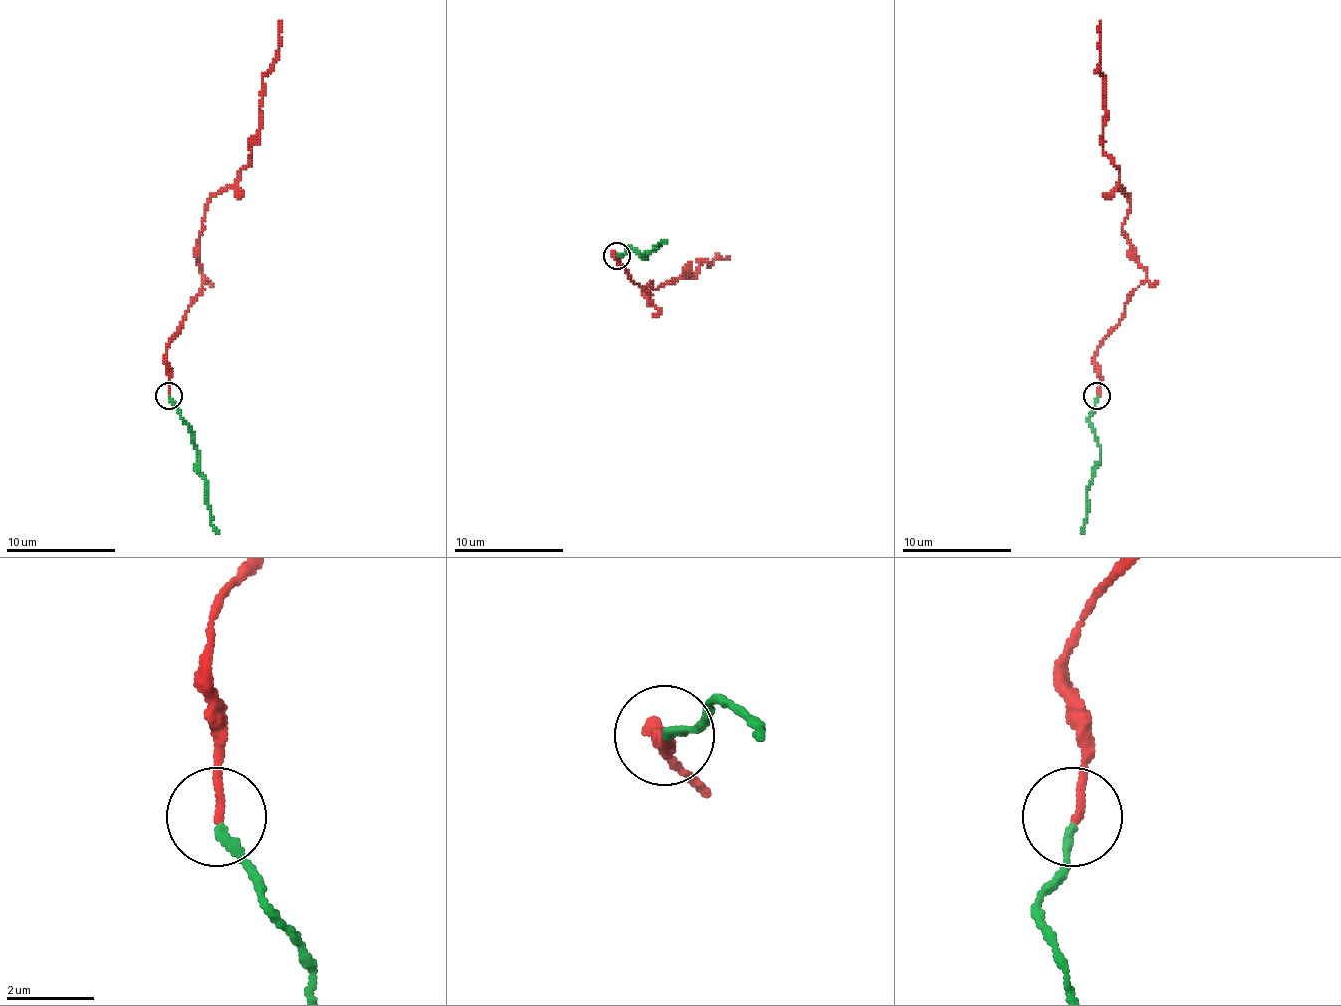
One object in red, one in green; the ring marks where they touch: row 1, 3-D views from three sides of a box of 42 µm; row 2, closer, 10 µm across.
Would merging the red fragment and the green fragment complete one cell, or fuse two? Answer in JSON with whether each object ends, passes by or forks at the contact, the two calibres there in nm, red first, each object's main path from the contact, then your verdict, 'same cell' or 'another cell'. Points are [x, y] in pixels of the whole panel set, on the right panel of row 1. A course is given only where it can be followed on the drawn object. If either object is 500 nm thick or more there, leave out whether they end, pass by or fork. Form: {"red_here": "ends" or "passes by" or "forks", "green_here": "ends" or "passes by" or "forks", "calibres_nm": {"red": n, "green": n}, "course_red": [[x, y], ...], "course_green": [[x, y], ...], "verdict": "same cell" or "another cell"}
{"red_here": "ends", "green_here": "ends", "calibres_nm": {"red": 170, "green": 190}, "course_red": [[1097, 396], [1097, 347], [1147, 270], [1122, 229], [1130, 202], [1103, 150], [1100, 21]], "course_green": [[1097, 396], [1089, 423], [1100, 448], [1100, 464], [1086, 492], [1086, 522], [1081, 533]], "verdict": "same cell"}

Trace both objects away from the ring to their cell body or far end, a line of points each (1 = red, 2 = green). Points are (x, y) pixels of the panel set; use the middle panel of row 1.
1: (617, 256), (650, 295), (650, 306), (650, 281), (655, 289), (688, 278), (699, 262), (729, 259)
2: (617, 256), (634, 248), (644, 259), (655, 245), (666, 240)

